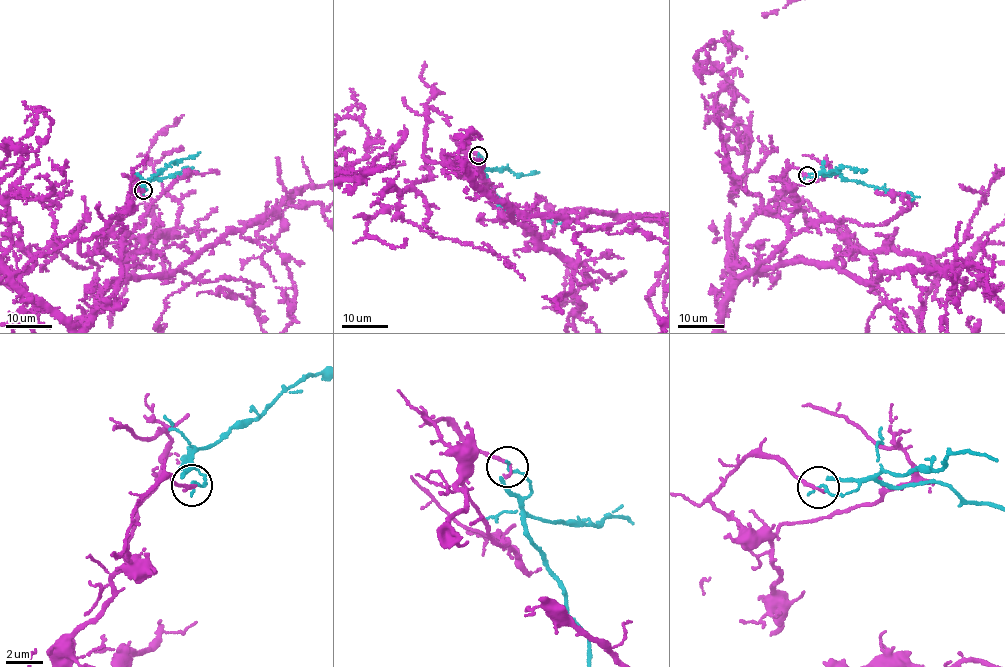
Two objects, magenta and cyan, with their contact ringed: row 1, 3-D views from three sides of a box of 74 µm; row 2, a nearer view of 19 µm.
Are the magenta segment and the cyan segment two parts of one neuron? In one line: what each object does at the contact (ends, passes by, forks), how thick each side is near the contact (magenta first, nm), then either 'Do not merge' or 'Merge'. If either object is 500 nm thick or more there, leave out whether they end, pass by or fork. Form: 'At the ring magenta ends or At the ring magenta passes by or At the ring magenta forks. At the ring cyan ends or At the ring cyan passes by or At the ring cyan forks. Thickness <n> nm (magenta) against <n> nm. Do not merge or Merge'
At the ring magenta ends. At the ring cyan ends. Thickness 200 nm (magenta) against 150 nm. Do not merge

